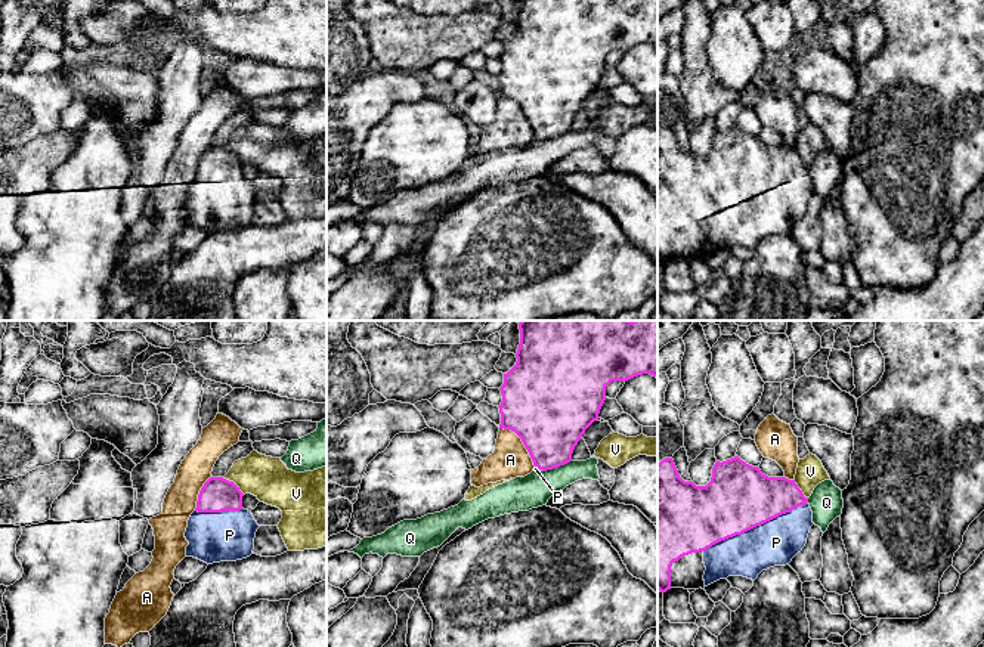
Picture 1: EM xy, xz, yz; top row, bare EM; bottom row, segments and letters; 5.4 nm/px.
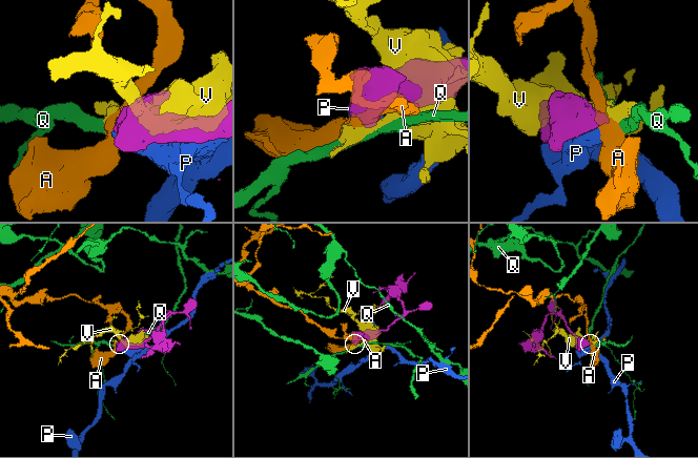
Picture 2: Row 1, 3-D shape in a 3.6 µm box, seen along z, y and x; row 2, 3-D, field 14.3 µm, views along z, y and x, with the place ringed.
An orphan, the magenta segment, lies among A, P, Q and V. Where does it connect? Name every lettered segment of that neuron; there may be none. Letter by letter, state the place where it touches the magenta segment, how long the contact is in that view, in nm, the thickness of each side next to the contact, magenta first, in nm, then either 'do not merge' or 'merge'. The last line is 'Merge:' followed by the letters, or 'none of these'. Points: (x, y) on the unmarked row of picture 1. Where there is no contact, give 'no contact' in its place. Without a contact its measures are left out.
A: xz (522, 110) | 300 nm | 480/200 nm | do not merge
P: yz (755, 195) | 650 nm | 360/240 nm | merge
Q: xz (556, 136) | 170 nm | 360/190 nm | do not merge
V: xy (234, 152) | 160 nm | 190/240 nm | do not merge
Merge: P

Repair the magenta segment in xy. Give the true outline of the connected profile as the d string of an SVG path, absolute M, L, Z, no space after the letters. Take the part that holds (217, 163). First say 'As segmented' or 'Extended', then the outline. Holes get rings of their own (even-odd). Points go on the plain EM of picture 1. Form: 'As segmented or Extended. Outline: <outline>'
Extended. Outline: M210 146L199 160L197 177L188 189L185 207L189 211L186 226L207 233L236 230L253 223L256 201L260 196L251 180L242 177L244 162L223 146Z

